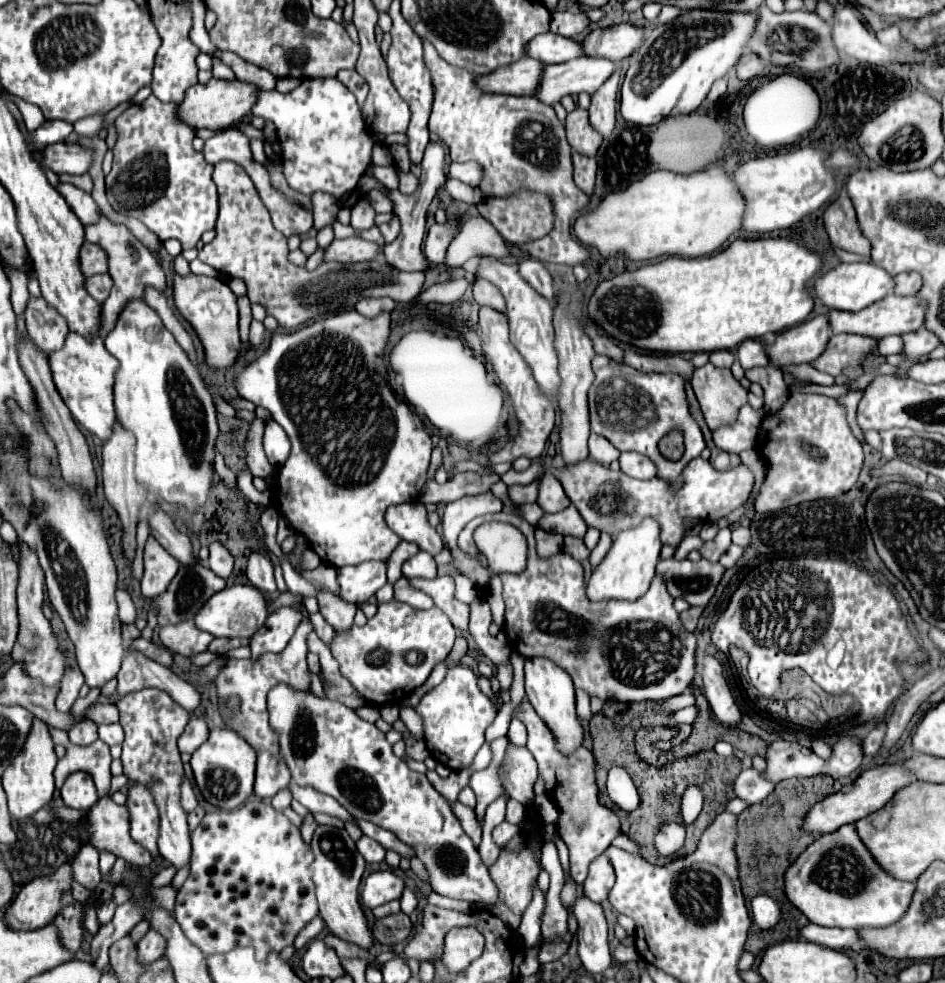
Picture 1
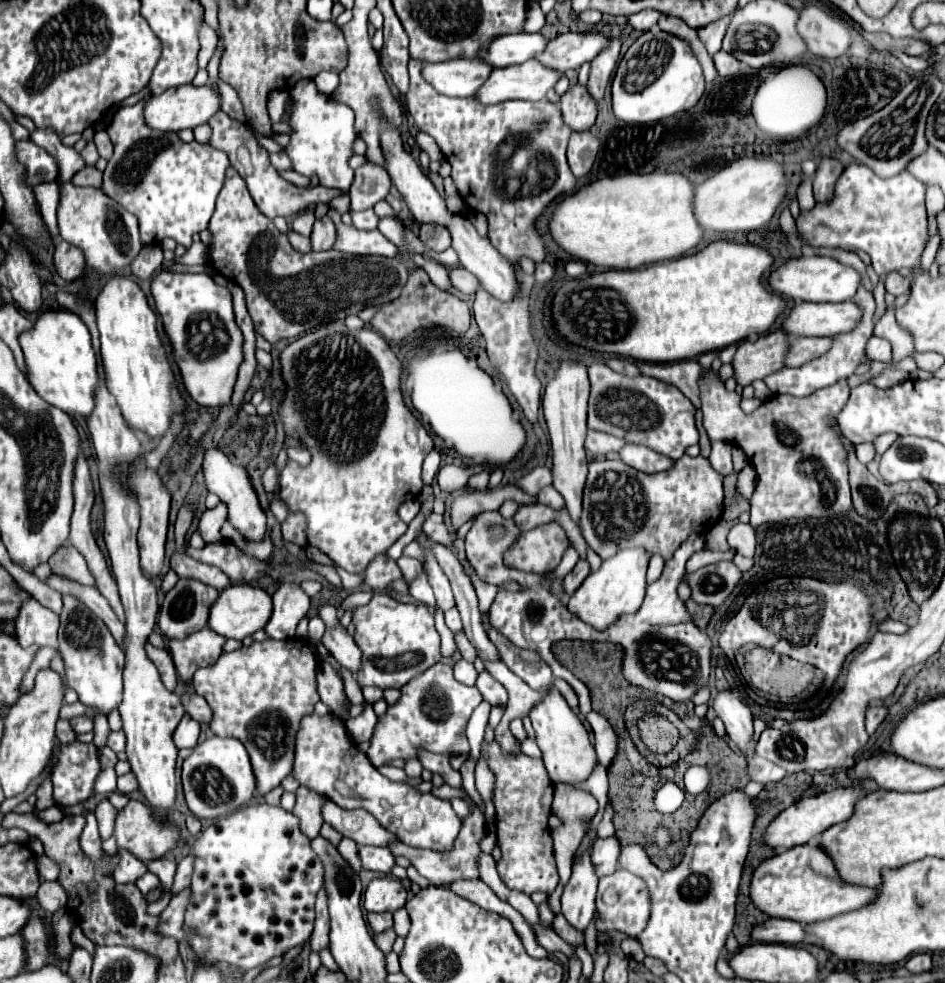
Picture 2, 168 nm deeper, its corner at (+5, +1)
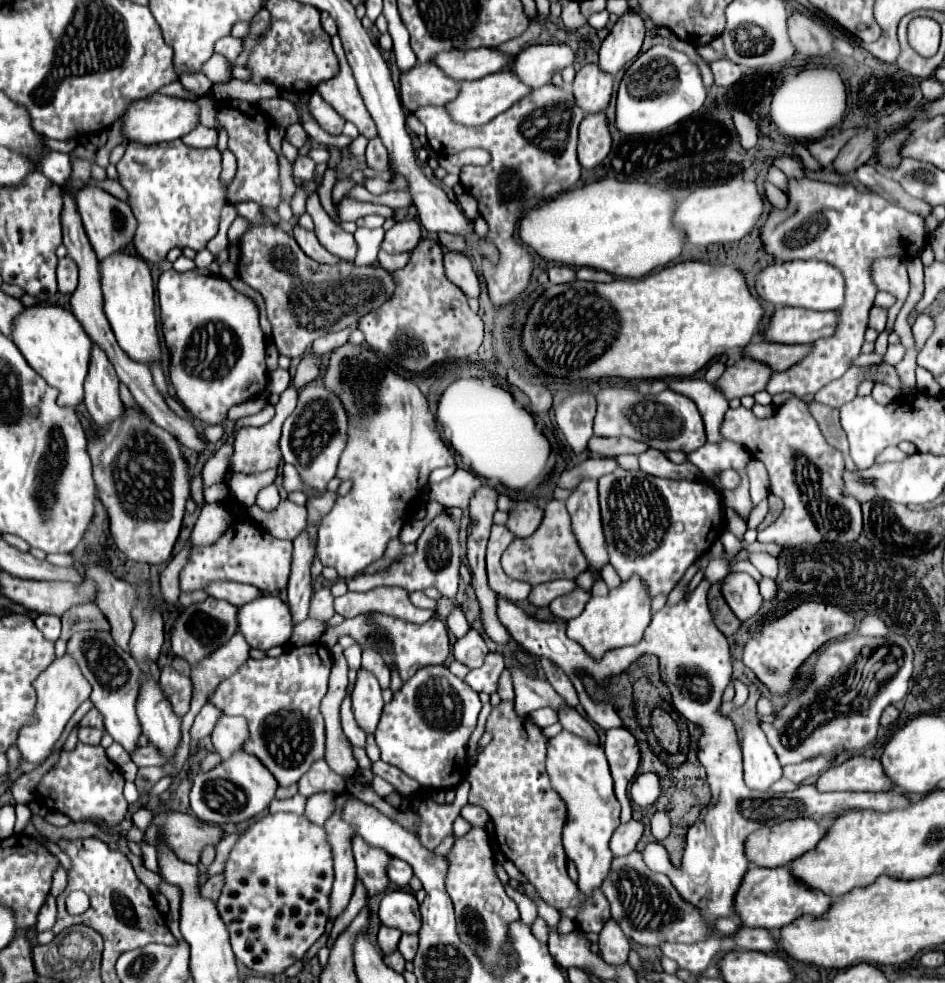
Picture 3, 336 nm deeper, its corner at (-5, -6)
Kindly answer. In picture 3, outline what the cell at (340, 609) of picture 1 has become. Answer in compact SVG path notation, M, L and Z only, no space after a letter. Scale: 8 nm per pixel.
M362 668L356 680L356 688L352 692L352 712L356 724L366 734L374 734L382 716L382 708L384 708L384 700L382 700L380 684L372 672Z

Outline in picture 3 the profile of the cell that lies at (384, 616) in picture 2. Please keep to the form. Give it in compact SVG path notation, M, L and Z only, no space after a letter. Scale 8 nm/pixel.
M376 614L374 622L382 630L386 642L392 646L392 656L384 656L384 662L388 666L396 666L402 680L408 680L418 668L430 666L430 664L444 664L450 656L450 640L448 640L448 628L440 618L430 618L424 624L412 624L394 616Z

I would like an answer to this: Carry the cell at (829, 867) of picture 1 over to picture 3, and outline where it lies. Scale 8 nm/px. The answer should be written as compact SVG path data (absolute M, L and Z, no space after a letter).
M750 866L748 872L742 878L742 884L736 892L736 914L742 922L742 926L748 928L766 928L766 930L780 930L782 926L794 922L796 918L810 914L810 916L822 916L828 906L832 904L832 898L822 894L820 890L812 890L806 884L800 884L792 878L788 868L760 868Z

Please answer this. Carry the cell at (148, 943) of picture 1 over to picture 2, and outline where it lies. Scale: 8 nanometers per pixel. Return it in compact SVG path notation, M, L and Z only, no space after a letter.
M188 889L178 893L176 897L170 899L168 907L160 913L160 923L158 923L158 935L162 937L172 937L176 941L184 941L186 935L182 931L184 923L184 909L186 909L186 899L188 899Z

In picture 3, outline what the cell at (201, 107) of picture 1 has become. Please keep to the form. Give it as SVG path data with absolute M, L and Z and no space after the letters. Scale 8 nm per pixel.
M152 94L142 100L134 100L128 104L126 112L122 114L122 134L130 142L140 144L160 144L164 140L176 140L188 134L198 124L198 106L192 100L172 98L164 94Z

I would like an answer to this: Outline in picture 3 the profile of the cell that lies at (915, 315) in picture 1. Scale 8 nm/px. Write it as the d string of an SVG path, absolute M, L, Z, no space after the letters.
M778 308L768 326L760 332L762 340L776 342L776 344L810 344L816 338L824 338L832 334L836 326L836 312L814 312L806 308Z

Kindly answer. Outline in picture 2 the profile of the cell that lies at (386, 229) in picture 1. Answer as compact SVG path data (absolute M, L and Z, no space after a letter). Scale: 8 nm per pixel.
M360 211L358 215L352 215L352 223L356 229L372 231L378 227L378 221L380 221L380 217L374 211Z

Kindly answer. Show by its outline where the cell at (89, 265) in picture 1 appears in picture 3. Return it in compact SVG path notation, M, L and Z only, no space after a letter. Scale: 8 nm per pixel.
M66 256L58 262L56 278L58 278L58 292L72 294L76 290L76 286L78 286L78 268L72 262L72 258Z

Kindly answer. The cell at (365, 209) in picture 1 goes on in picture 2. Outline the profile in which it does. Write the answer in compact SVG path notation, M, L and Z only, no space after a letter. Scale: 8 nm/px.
M366 163L356 171L354 183L348 191L350 195L350 213L372 209L378 201L382 201L392 187L390 177L384 171L378 171L372 163Z

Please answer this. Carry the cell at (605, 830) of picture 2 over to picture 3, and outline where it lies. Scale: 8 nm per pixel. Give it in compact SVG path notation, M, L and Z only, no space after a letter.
M612 728L606 732L604 752L614 778L614 792L622 806L622 822L632 818L632 808L628 800L628 784L636 774L640 762L640 748L636 738L626 728Z

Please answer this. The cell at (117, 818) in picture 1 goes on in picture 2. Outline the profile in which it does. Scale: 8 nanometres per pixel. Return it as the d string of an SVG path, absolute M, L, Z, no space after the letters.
M132 799L116 815L114 839L118 849L132 853L142 863L150 863L174 849L178 829L172 823L154 823L150 807Z

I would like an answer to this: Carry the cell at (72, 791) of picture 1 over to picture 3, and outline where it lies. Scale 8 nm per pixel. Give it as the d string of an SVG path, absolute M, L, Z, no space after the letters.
M78 742L74 750L62 750L58 762L42 776L36 794L42 796L52 810L66 814L72 822L106 822L108 826L120 824L128 814L128 802L122 796L124 776L120 768L108 760L102 746L88 746Z

